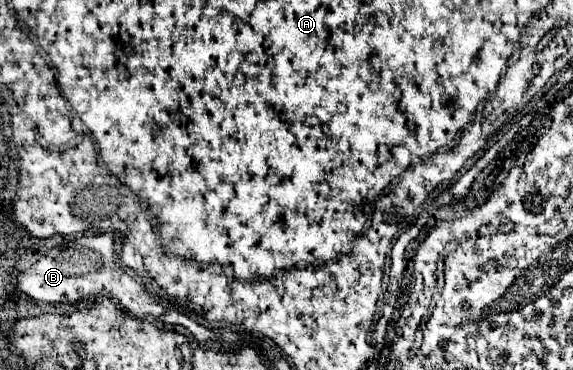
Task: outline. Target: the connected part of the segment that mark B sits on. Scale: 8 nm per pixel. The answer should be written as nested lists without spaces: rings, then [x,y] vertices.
[[[102,233],[92,237],[78,237],[62,247],[54,247],[48,255],[40,257],[28,271],[18,275],[18,289],[36,301],[46,303],[78,303],[94,297],[108,297],[122,305],[134,317],[146,317],[152,307],[150,297],[142,291],[120,265],[114,267],[114,233]]]

